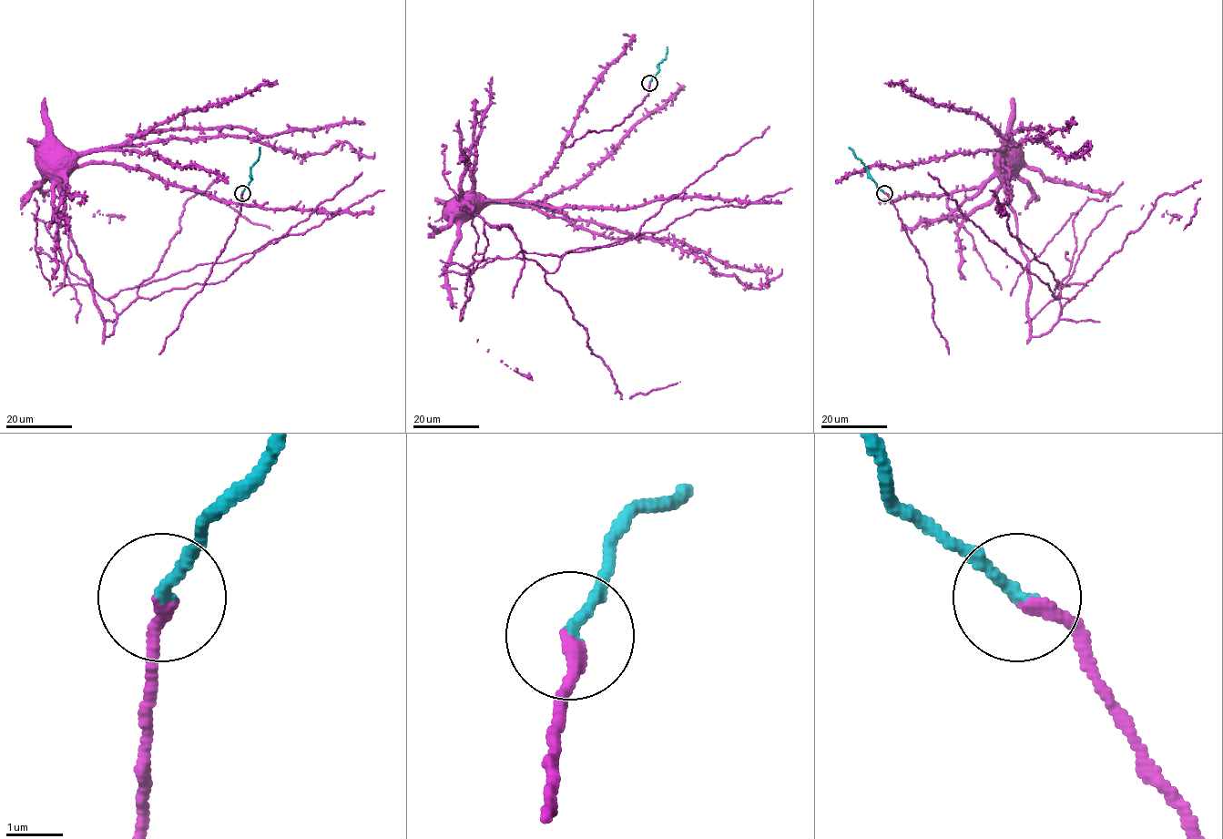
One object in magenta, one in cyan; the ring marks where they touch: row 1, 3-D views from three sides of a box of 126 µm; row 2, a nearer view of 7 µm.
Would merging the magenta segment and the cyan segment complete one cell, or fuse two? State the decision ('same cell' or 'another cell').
same cell

